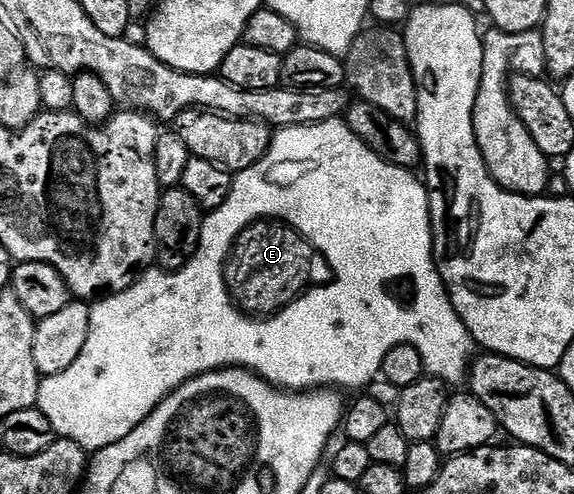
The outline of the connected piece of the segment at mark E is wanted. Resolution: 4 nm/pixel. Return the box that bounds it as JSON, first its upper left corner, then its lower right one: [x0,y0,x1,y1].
[37,118,476,452]

